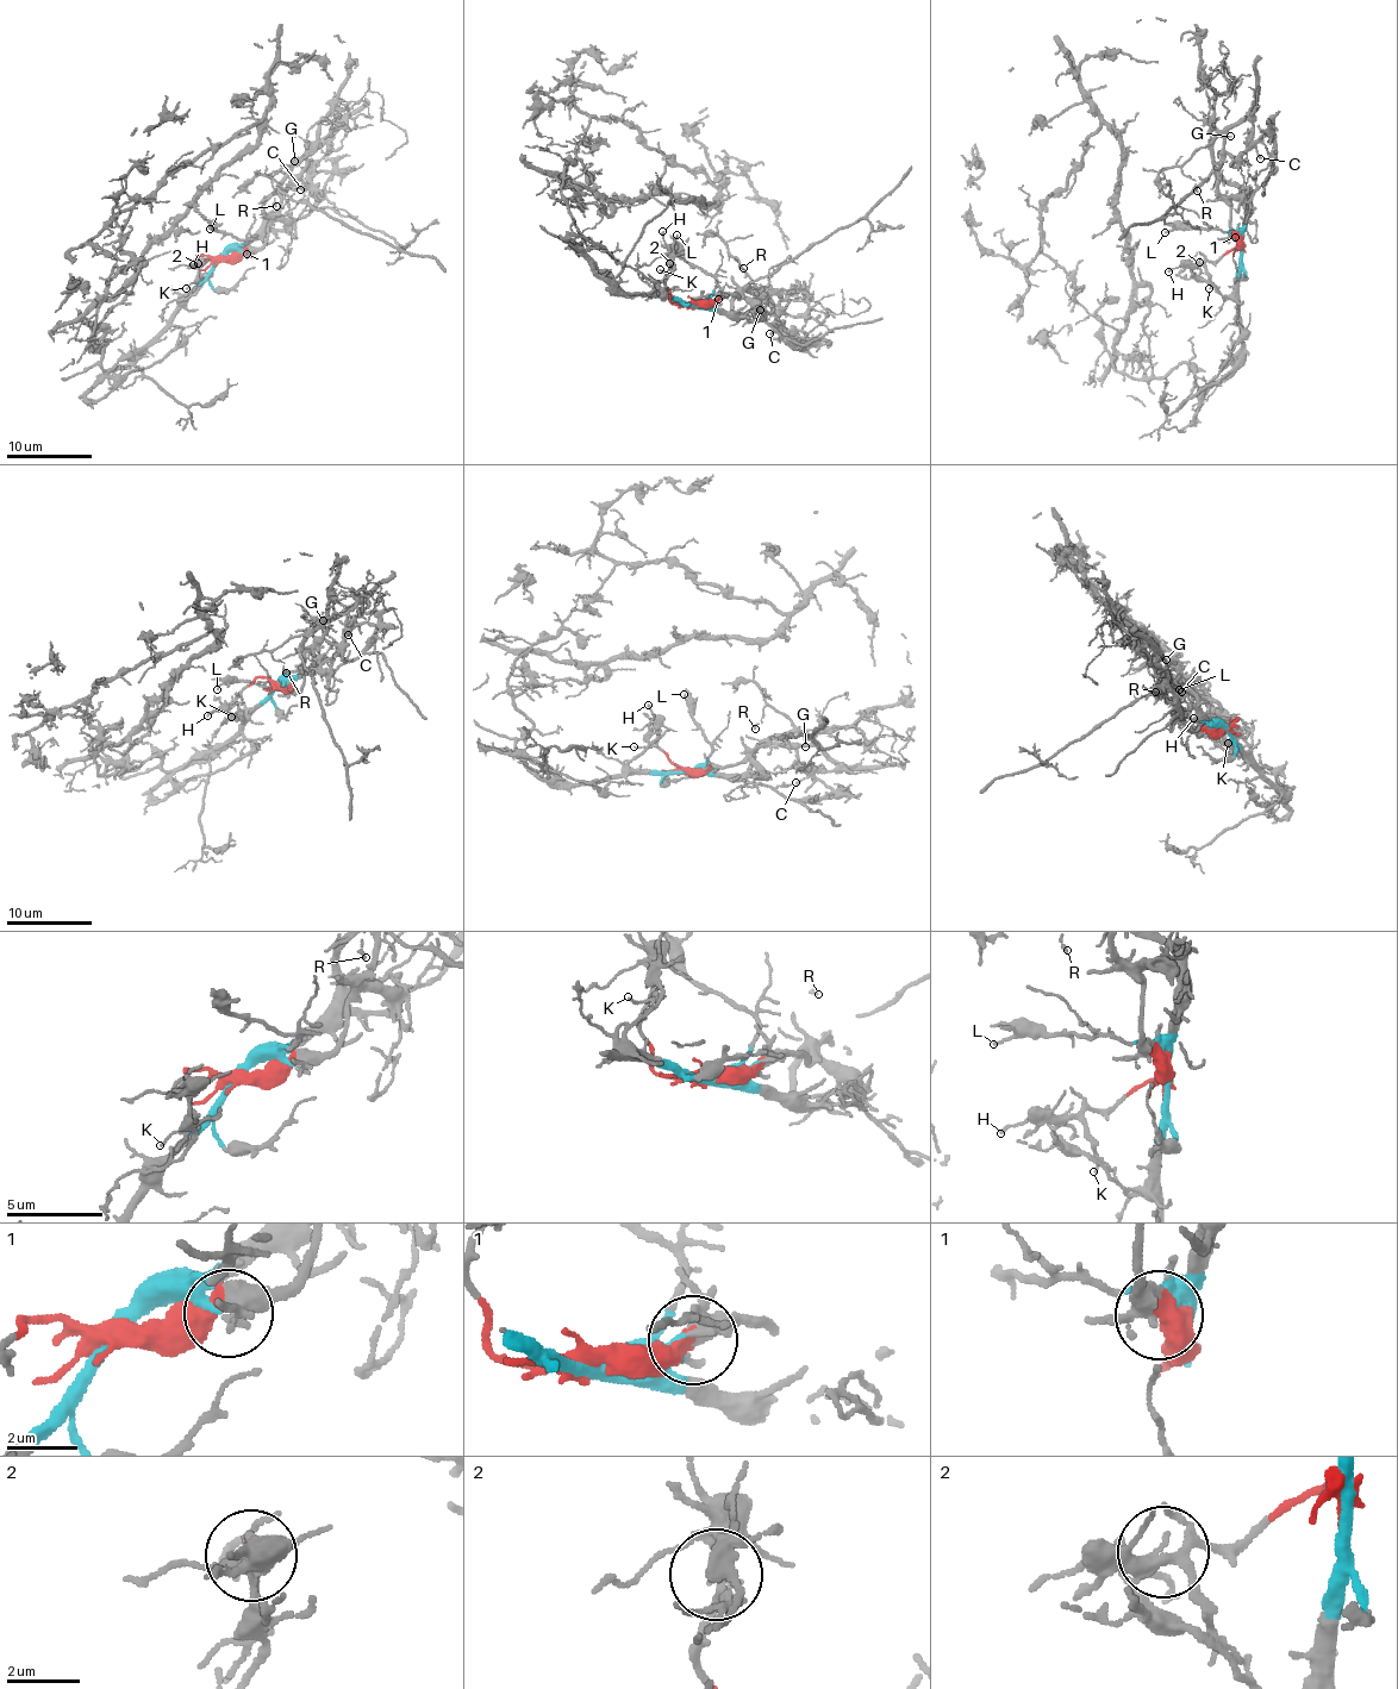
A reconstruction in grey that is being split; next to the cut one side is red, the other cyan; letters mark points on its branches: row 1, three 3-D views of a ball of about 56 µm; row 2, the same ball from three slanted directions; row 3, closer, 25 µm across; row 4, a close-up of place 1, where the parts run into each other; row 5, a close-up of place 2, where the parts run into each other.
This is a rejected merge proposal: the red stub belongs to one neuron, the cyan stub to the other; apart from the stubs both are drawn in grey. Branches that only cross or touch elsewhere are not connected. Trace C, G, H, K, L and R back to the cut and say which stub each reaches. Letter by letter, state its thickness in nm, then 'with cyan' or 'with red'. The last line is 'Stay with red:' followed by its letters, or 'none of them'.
C: 140 nm | with red
G: 110 nm | with cyan
H: 150 nm | with red
K: 100 nm | with red
L: 130 nm | with cyan
R: 140 nm | with cyan
Stay with red: C, H, K

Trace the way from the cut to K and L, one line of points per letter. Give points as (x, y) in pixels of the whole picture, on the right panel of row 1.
K: (1241, 246), (1208, 261), (1209, 288)
L: (1241, 246), (1237, 236), (1215, 229), (1179, 227), (1166, 233)

